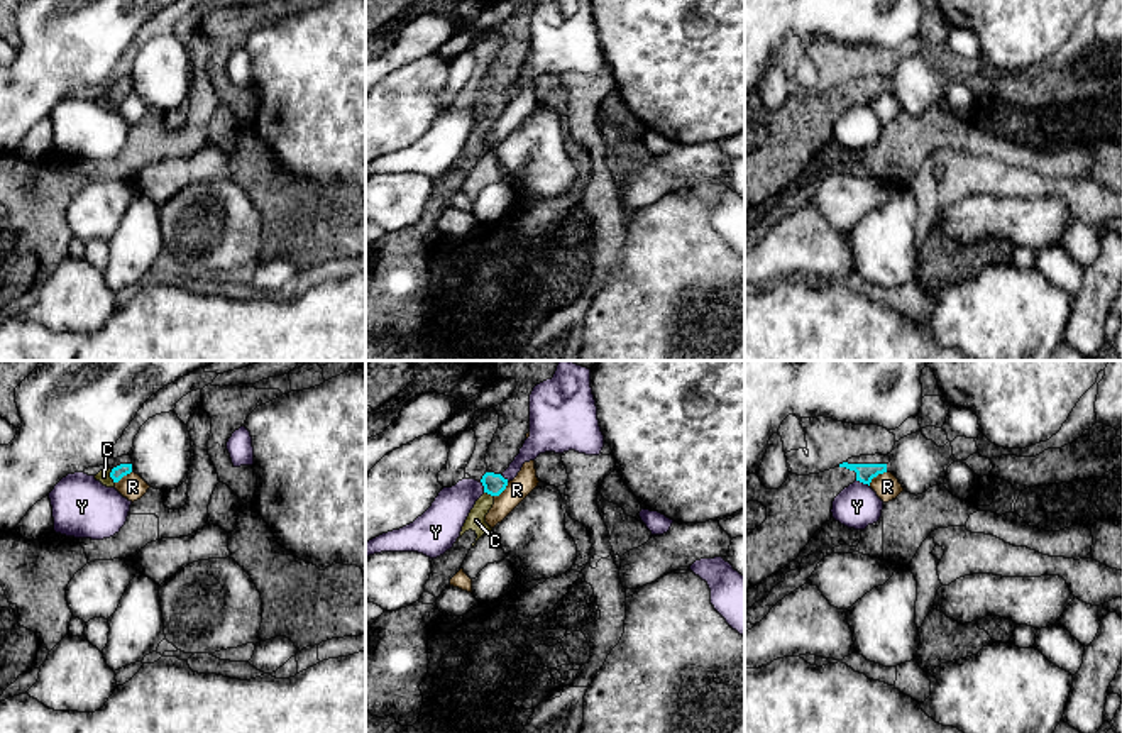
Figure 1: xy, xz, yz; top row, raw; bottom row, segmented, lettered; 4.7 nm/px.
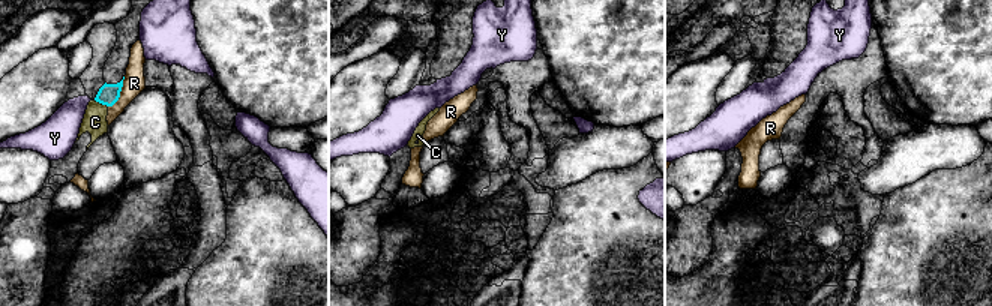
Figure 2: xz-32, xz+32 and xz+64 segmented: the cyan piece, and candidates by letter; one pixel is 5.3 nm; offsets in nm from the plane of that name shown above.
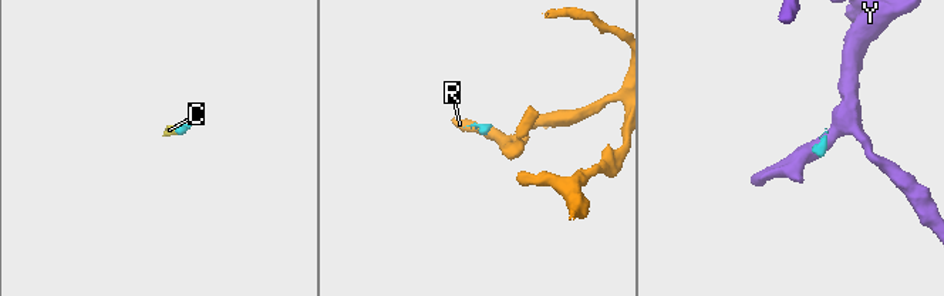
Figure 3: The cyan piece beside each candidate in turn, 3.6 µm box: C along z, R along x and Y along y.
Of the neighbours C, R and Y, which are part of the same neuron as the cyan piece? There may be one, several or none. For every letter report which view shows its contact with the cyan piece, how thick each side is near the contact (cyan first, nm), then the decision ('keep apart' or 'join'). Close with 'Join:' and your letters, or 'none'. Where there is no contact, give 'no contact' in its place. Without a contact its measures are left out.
C: meets cyan in xy; 70 nm thick on the cyan side, 60 nm on the other; join
R: meets cyan in yz; 90 nm thick on the cyan side, 120 nm on the other; keep apart
Y: meets cyan in yz; 90 nm thick on the cyan side, 200 nm on the other; keep apart
Join: C

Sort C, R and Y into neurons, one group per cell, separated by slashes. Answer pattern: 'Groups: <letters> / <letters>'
Groups: C / R / Y

